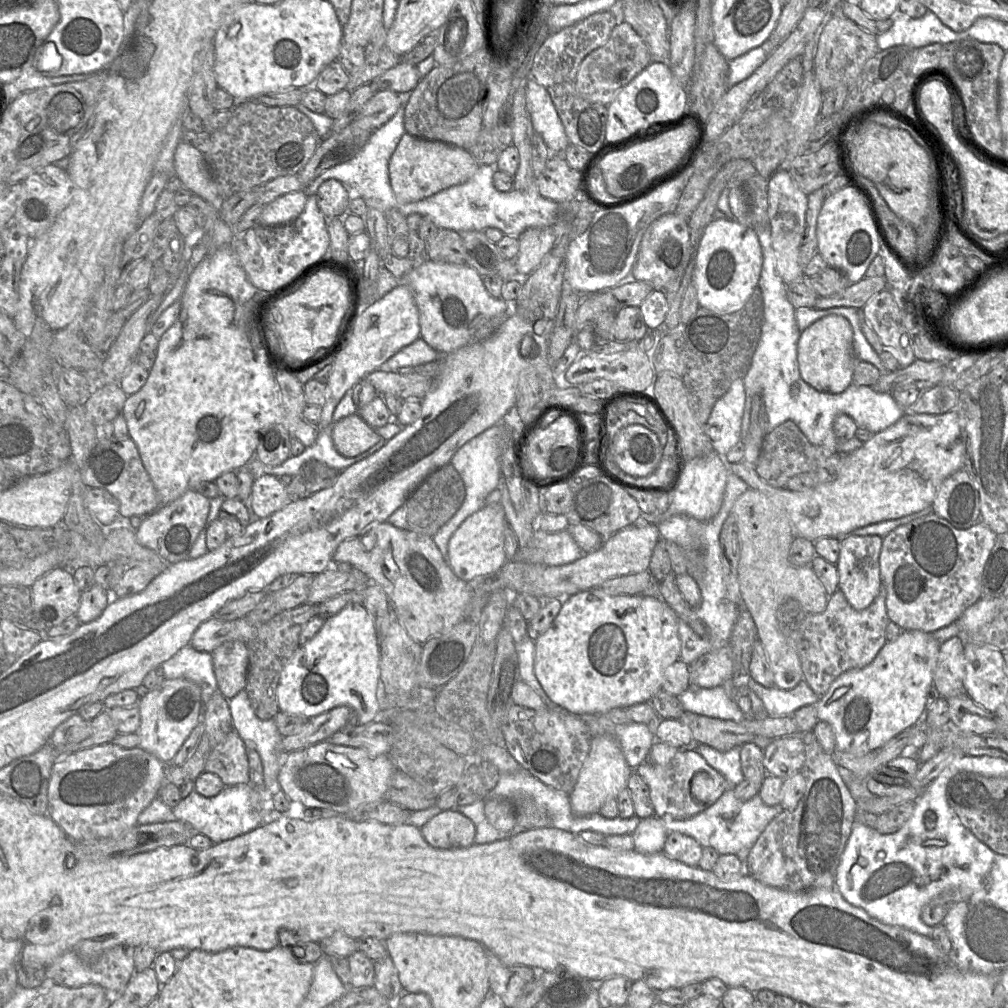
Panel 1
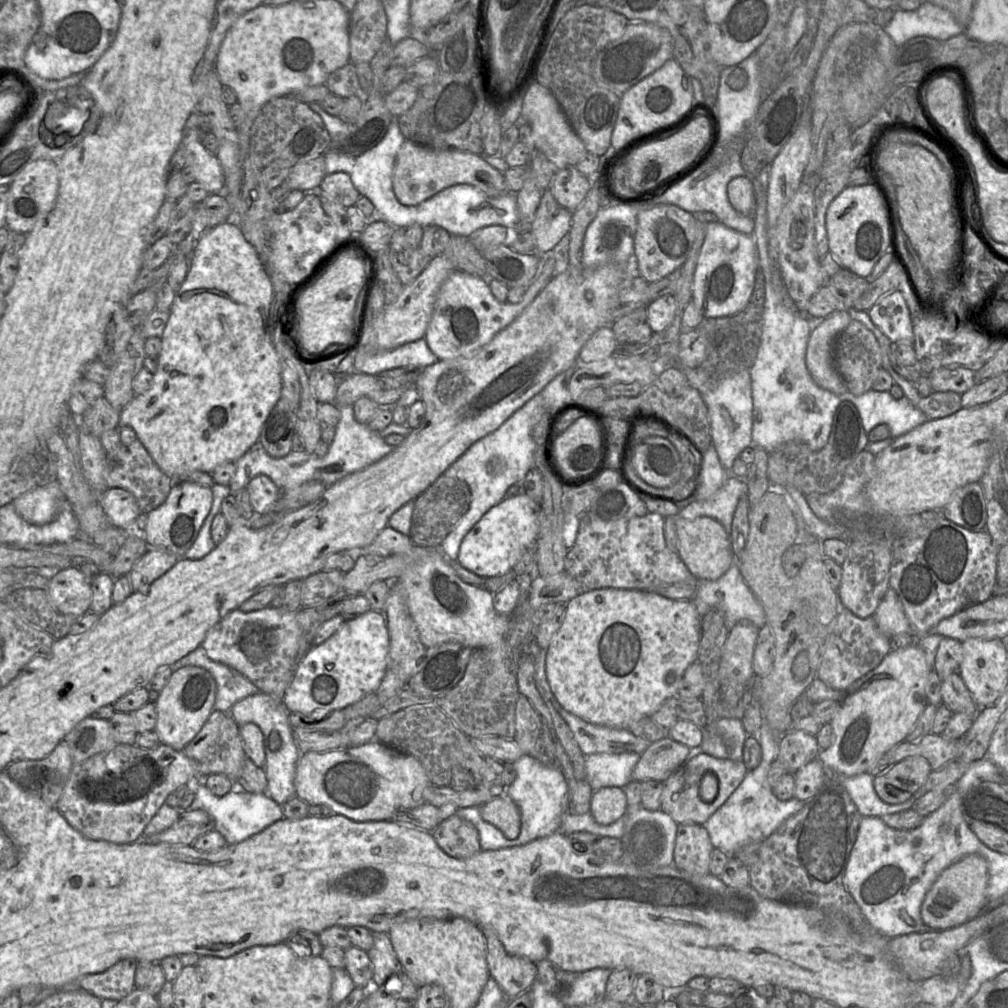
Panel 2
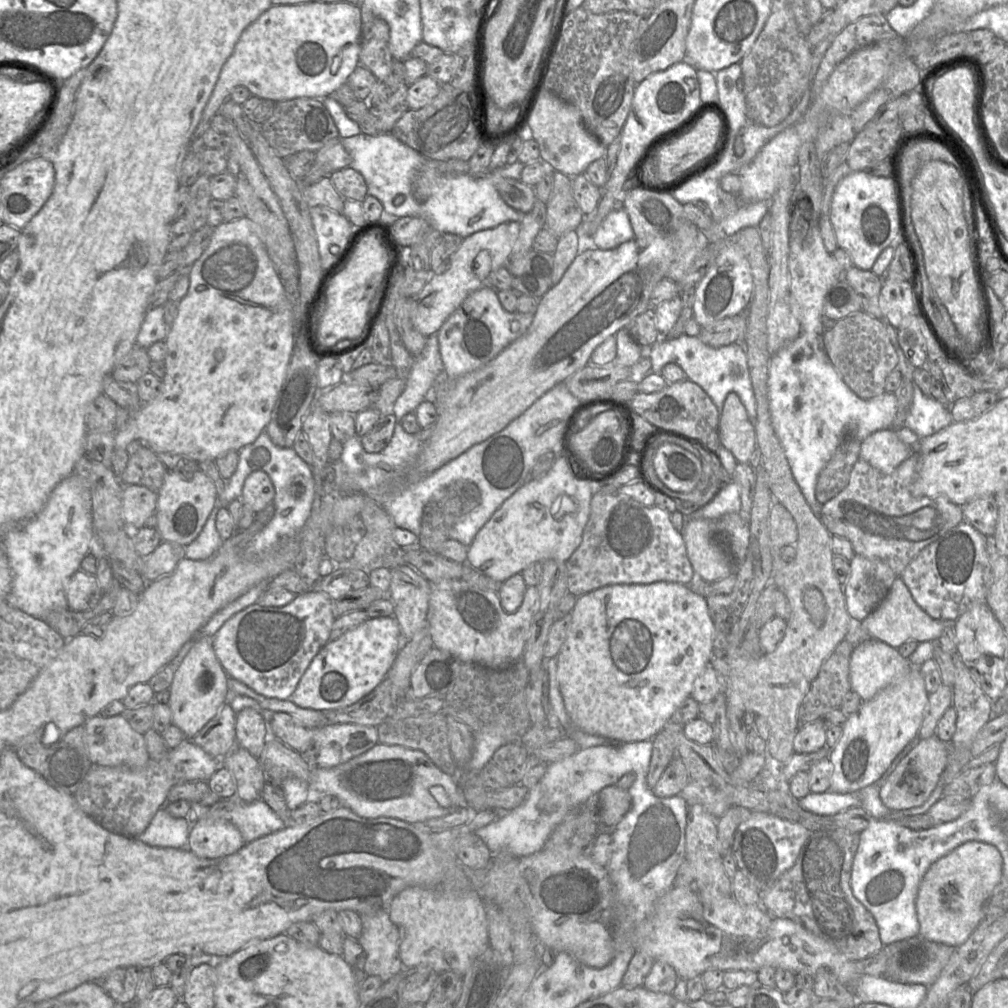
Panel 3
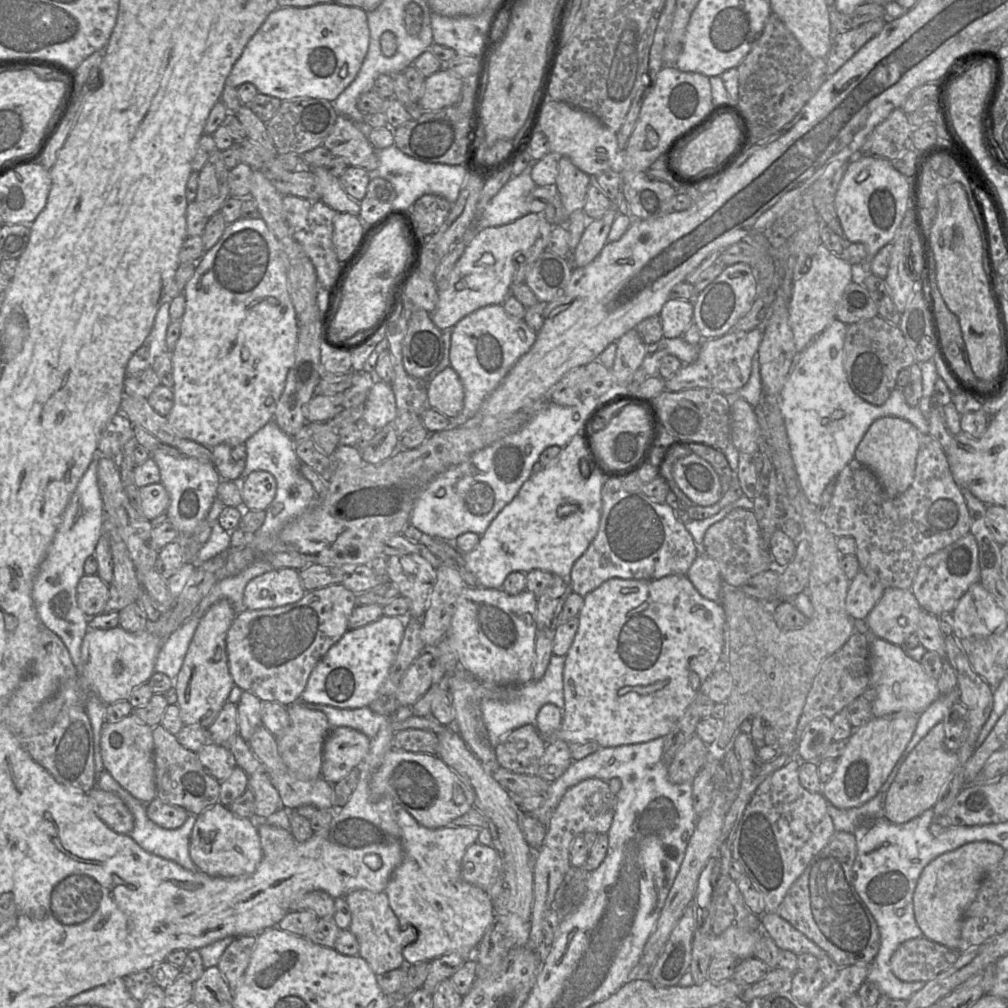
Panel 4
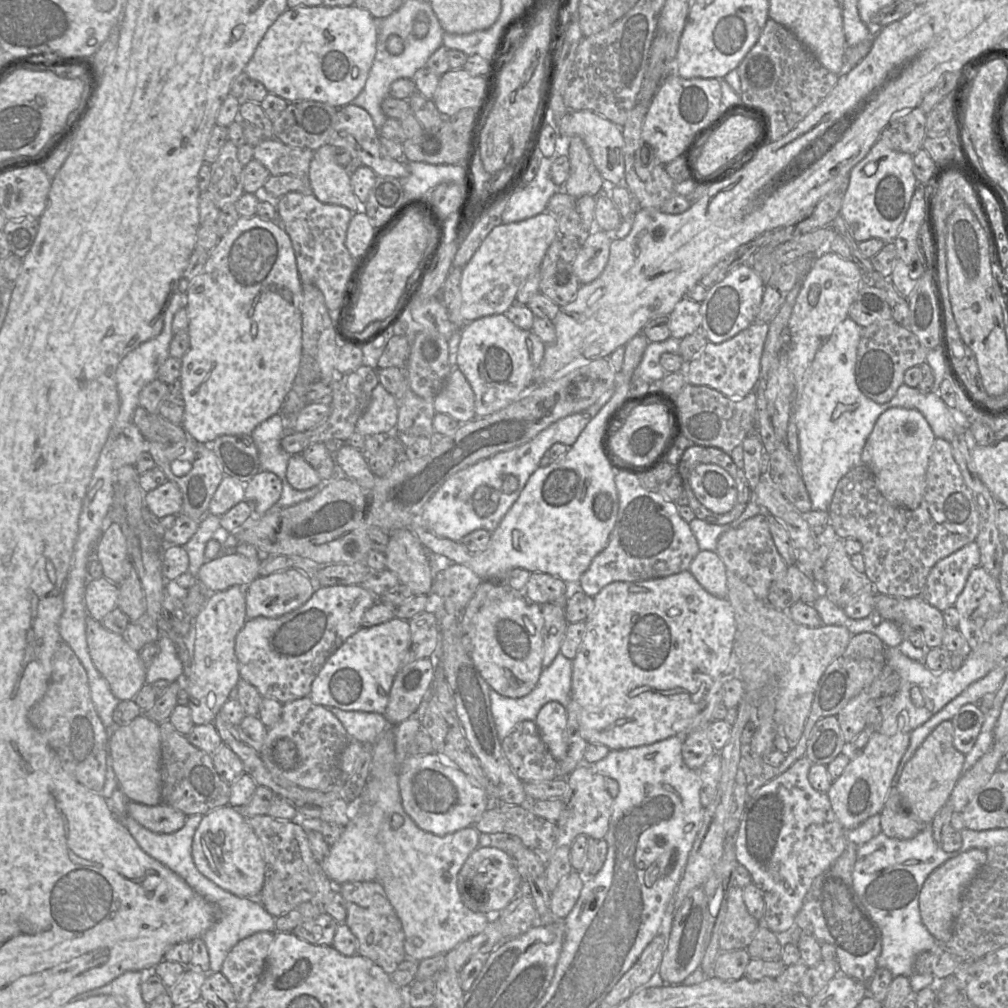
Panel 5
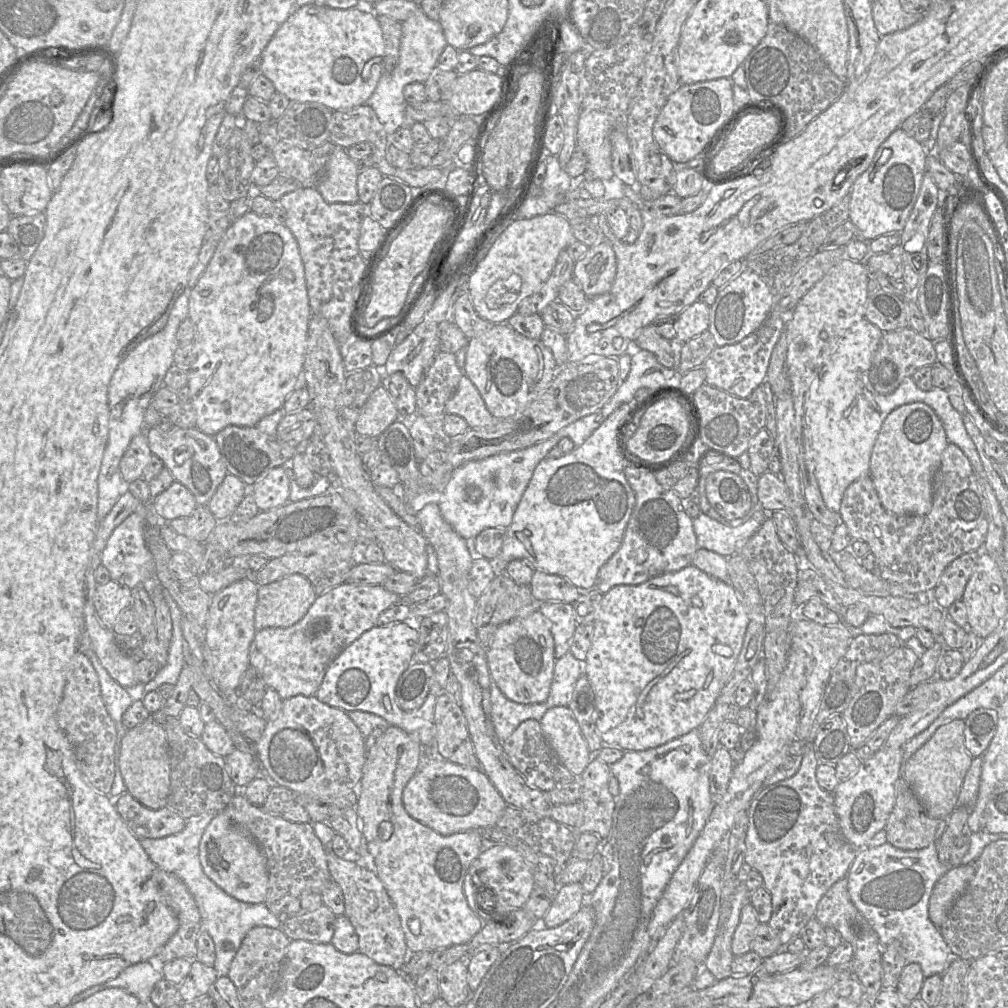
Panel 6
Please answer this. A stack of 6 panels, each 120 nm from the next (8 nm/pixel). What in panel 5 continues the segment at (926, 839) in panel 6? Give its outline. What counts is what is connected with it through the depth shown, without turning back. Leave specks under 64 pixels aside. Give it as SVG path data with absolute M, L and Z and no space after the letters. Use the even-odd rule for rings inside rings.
M896 785L889 789L880 812L880 823L881 830L886 836L899 840L915 837L928 824L922 823L904 810Z

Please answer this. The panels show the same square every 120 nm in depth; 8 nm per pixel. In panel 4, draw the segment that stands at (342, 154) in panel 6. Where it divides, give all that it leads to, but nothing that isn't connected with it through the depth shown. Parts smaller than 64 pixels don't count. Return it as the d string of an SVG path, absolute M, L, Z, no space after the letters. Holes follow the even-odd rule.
M309 167L316 176L320 189L321 201L337 212L359 215L359 201L352 200L342 187L339 178L324 167Z

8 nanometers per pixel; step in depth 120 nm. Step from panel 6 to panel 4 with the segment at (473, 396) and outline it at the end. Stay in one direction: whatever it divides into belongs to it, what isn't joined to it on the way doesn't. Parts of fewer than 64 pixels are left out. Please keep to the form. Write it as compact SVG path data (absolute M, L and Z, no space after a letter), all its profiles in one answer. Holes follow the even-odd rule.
M451 367L445 368L428 382L428 400L431 408L436 409L449 419L456 418L464 405L465 390L458 373Z

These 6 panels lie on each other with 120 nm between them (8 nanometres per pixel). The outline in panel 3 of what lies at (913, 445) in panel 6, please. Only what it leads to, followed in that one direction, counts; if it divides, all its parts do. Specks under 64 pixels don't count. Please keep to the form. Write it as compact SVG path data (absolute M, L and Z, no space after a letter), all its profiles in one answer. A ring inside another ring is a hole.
M886 428L873 432L862 441L860 459L877 470L889 474L912 452L912 447L902 442L896 431Z

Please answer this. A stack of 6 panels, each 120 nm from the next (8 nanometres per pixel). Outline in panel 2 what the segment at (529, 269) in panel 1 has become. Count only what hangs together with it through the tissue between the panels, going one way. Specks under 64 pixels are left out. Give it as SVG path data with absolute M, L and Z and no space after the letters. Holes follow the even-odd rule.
M548 188L545 189L530 225L539 256L551 251L568 234L571 221L572 213L560 206Z

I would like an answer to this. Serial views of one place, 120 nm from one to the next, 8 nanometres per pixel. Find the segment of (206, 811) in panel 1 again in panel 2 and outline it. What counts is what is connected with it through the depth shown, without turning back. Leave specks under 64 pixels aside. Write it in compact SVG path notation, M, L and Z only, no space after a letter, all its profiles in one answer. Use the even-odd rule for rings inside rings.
M197 778L196 781L196 793L195 799L189 807L189 811L192 810L204 810L210 816L211 820L215 823L215 830L223 835L227 844L236 844L247 838L263 831L265 828L273 824L274 822L284 818L282 805L277 804L267 793L249 793L247 791L230 791L224 796L217 796L213 794L201 780L204 778Z

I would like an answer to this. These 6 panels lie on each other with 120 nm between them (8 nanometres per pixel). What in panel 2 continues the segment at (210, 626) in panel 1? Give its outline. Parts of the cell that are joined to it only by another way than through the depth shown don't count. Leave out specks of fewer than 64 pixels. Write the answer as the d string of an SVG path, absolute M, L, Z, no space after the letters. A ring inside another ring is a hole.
M268 606L250 612L230 611L207 632L201 646L210 659L239 672L260 692L283 700L300 662L300 641L297 611Z

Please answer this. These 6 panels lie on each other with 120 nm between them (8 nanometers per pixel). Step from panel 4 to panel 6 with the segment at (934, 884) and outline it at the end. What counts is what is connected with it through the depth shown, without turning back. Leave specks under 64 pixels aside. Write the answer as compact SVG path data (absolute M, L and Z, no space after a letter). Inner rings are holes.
M976 861L951 867L935 884L930 900L929 918L939 929L954 902L976 873Z

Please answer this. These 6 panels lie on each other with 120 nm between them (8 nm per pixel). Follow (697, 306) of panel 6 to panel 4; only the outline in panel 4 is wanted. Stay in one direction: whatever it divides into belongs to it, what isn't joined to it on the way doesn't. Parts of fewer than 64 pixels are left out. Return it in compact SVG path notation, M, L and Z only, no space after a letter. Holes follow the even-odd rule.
M669 298L659 315L665 337L682 337L686 329L694 322L694 302Z

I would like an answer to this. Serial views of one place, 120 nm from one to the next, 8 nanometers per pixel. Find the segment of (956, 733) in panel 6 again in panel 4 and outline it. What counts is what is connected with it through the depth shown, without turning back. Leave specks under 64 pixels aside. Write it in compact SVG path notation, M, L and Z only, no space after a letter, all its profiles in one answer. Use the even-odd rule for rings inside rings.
M939 722L914 747L885 795L880 817L903 824L934 807L941 790L958 764L957 751L947 749L944 739L944 725Z

